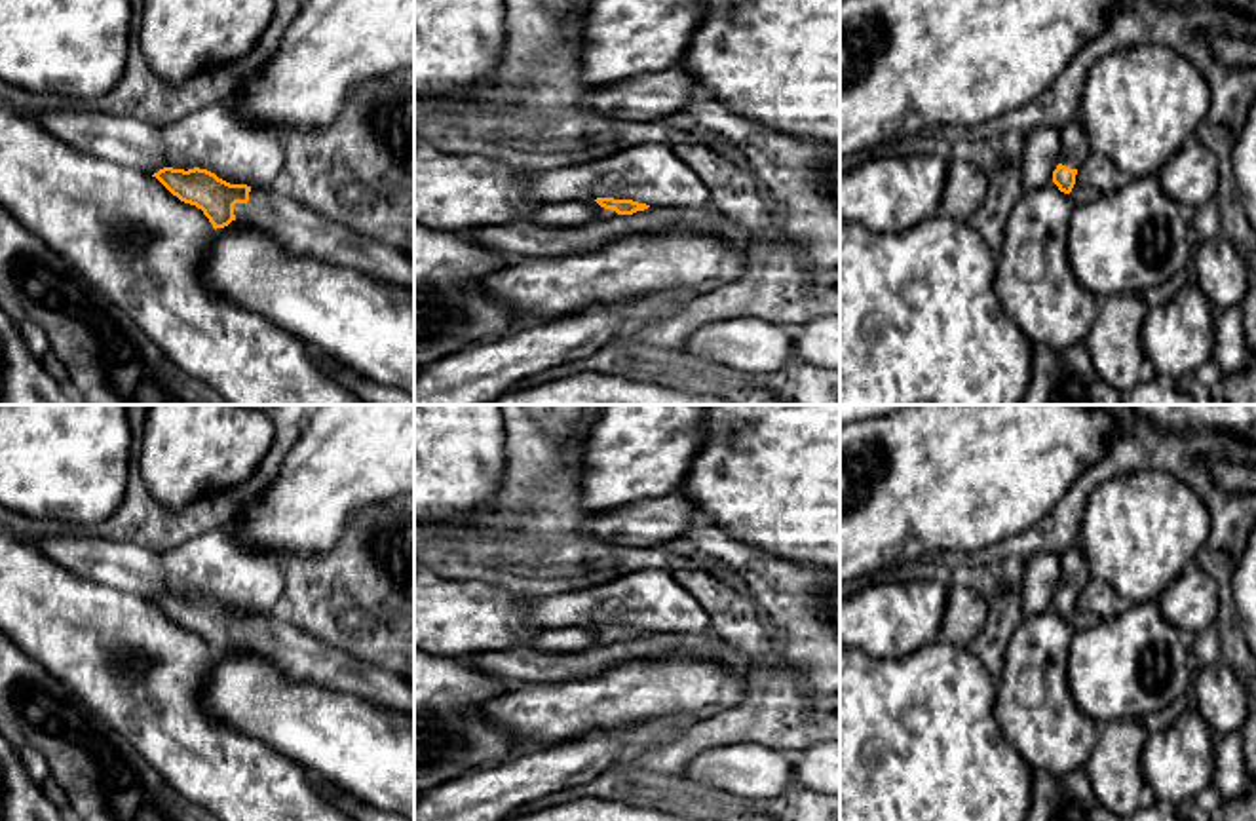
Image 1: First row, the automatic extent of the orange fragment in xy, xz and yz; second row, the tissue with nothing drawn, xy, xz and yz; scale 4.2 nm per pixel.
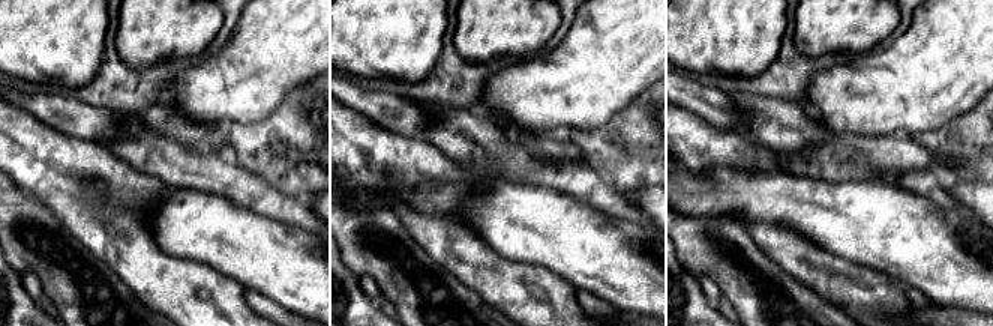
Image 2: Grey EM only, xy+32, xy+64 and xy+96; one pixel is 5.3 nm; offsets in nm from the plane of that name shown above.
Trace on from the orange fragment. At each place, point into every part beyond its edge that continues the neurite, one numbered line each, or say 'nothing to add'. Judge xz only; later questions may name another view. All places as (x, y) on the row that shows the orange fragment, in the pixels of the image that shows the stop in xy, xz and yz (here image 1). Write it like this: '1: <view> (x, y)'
1: xz (570, 213)

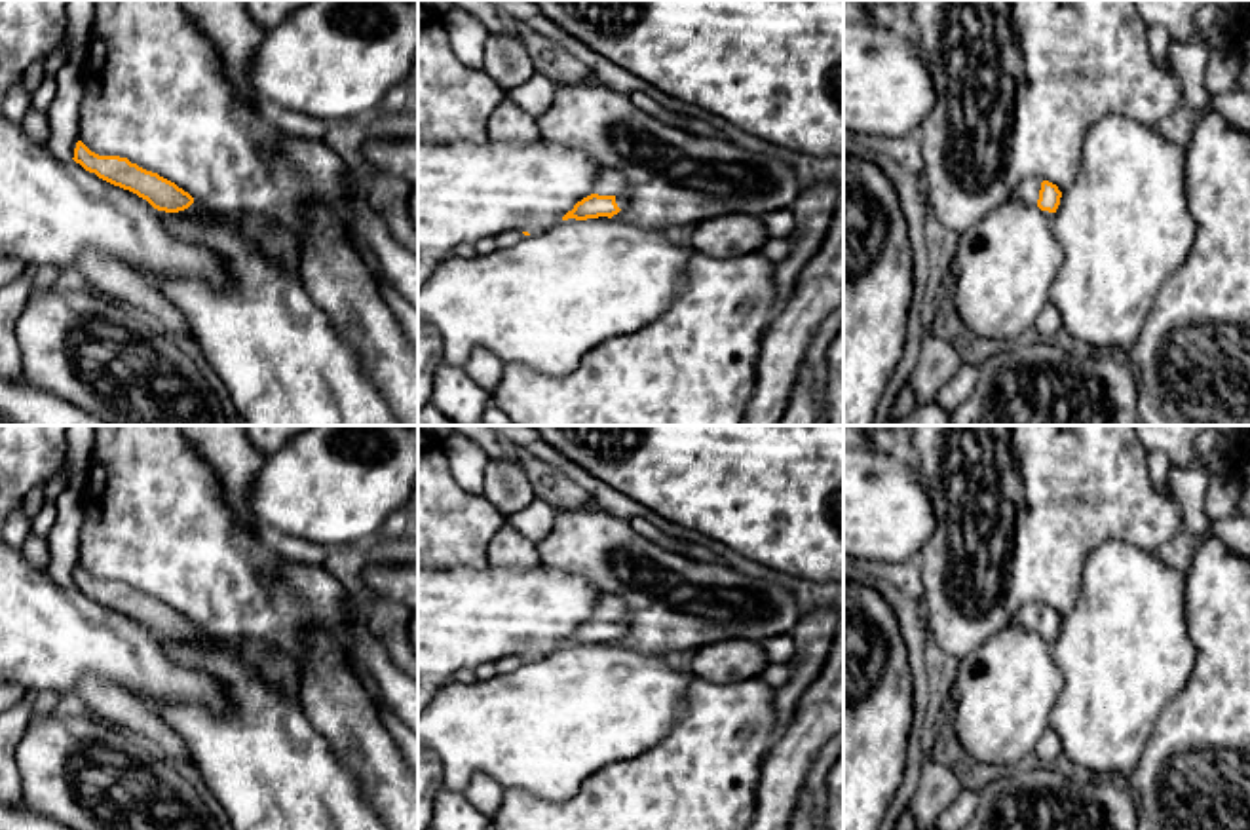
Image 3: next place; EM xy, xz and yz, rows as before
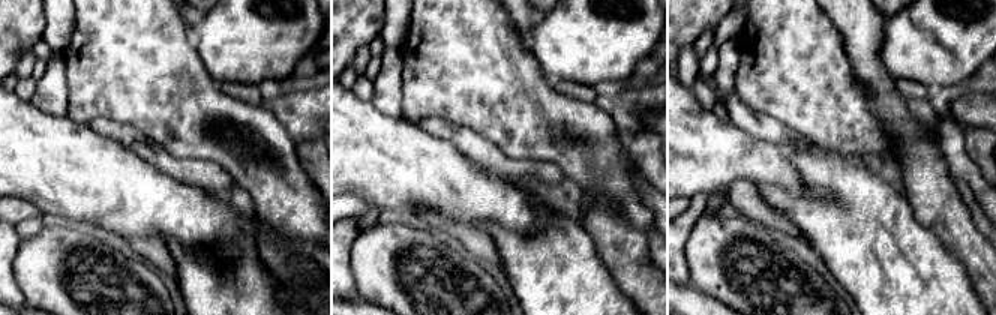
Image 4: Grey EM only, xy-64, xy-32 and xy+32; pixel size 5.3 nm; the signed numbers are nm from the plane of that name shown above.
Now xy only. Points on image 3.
1: xy (196, 211)

